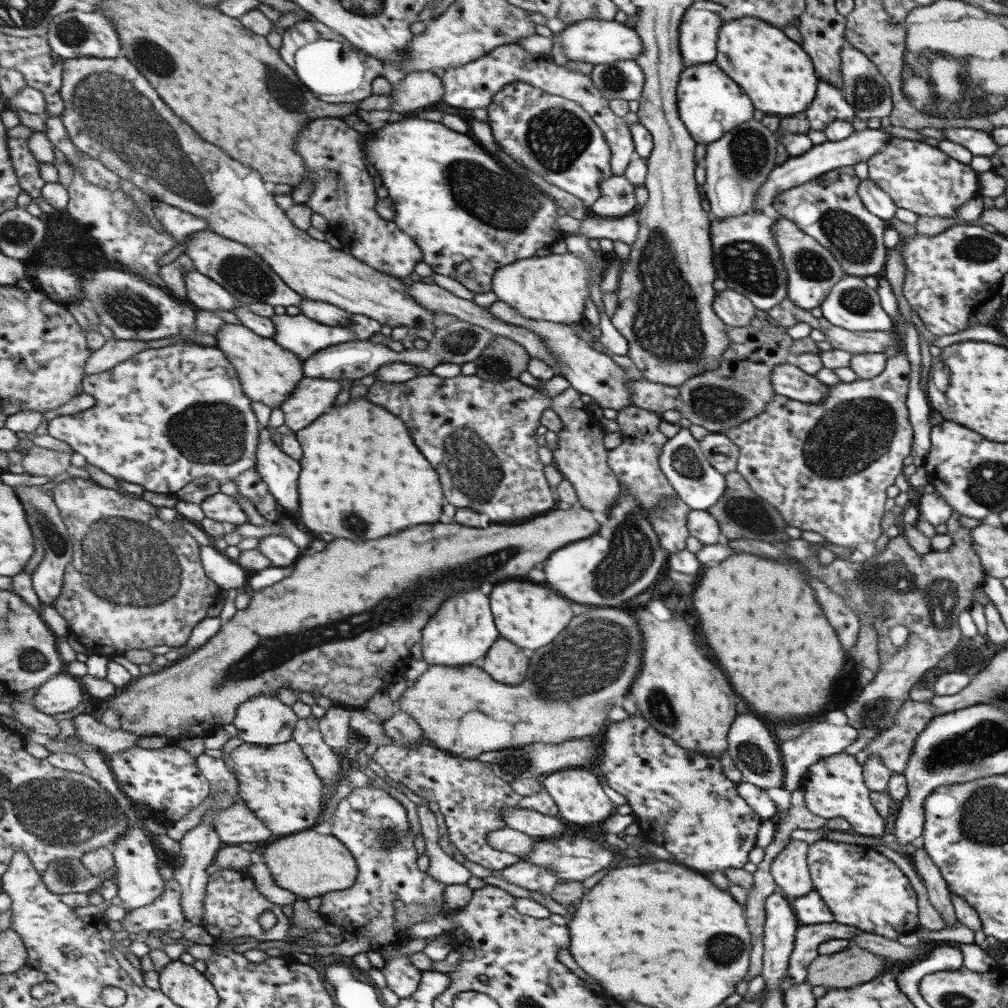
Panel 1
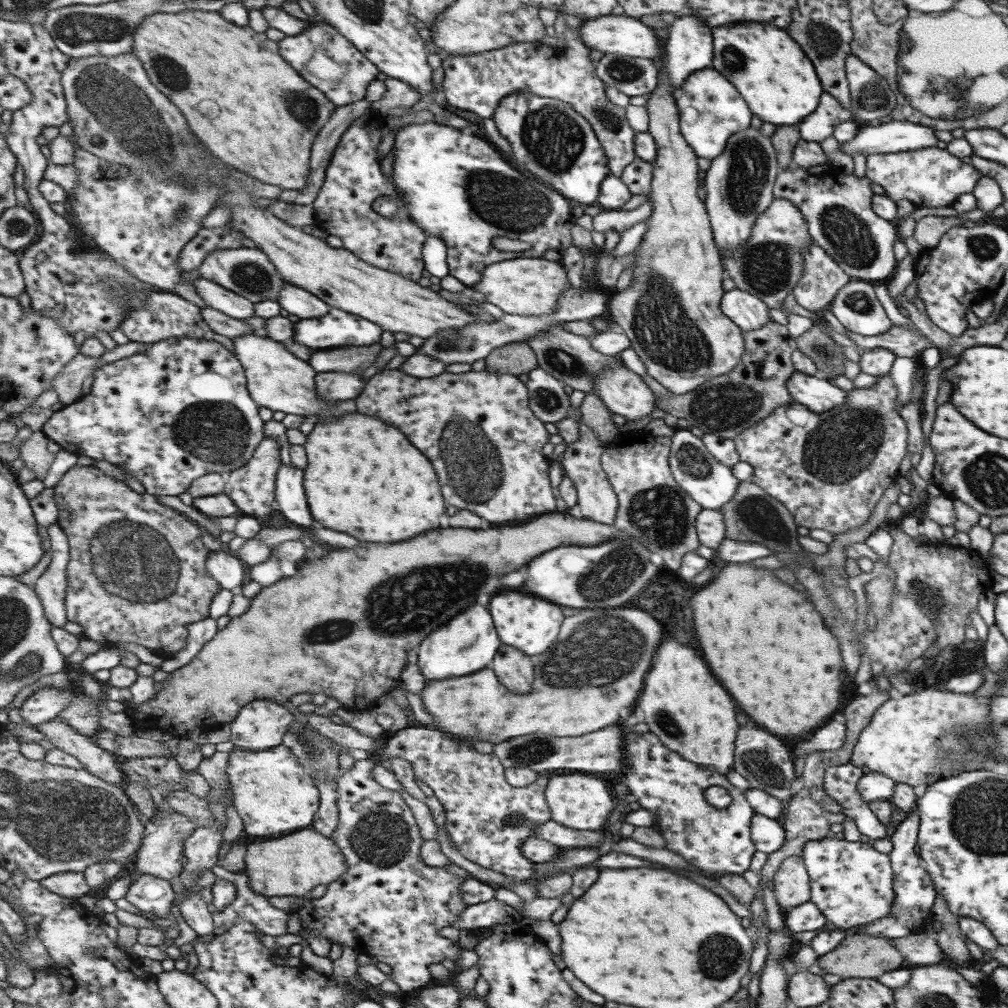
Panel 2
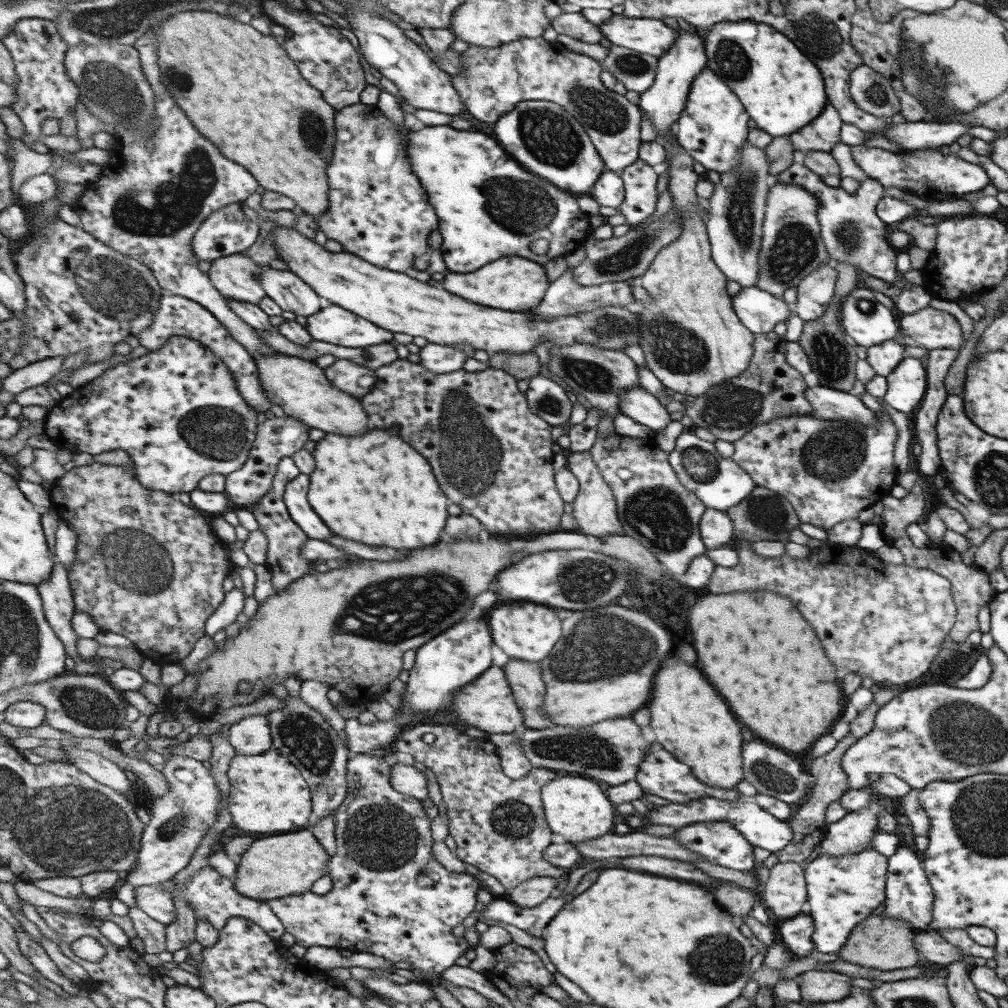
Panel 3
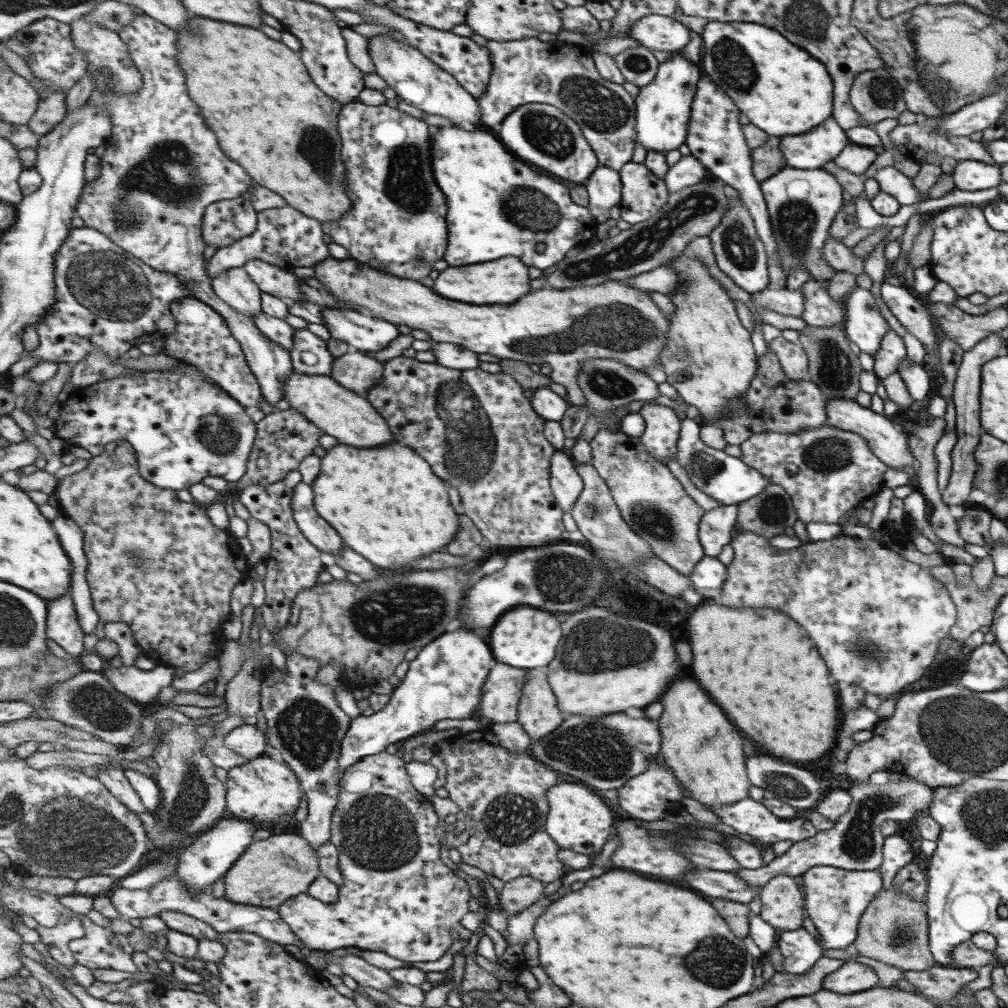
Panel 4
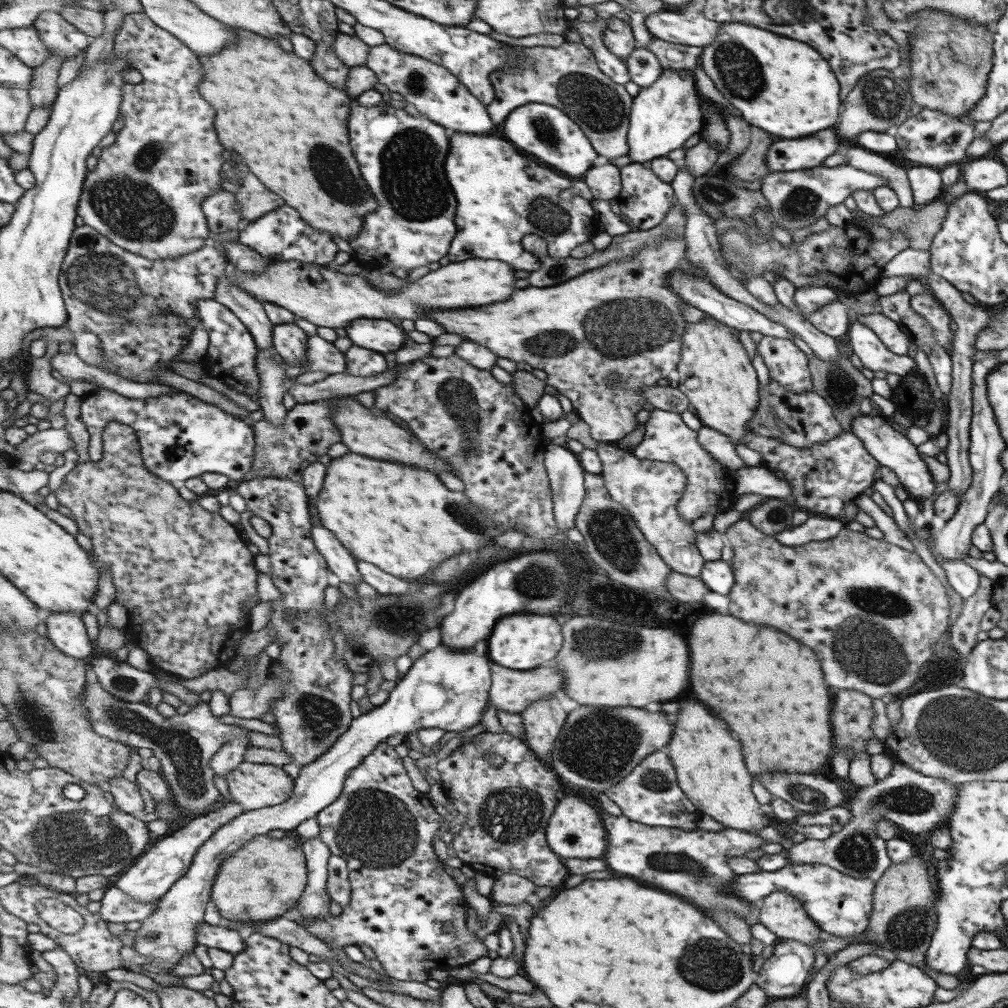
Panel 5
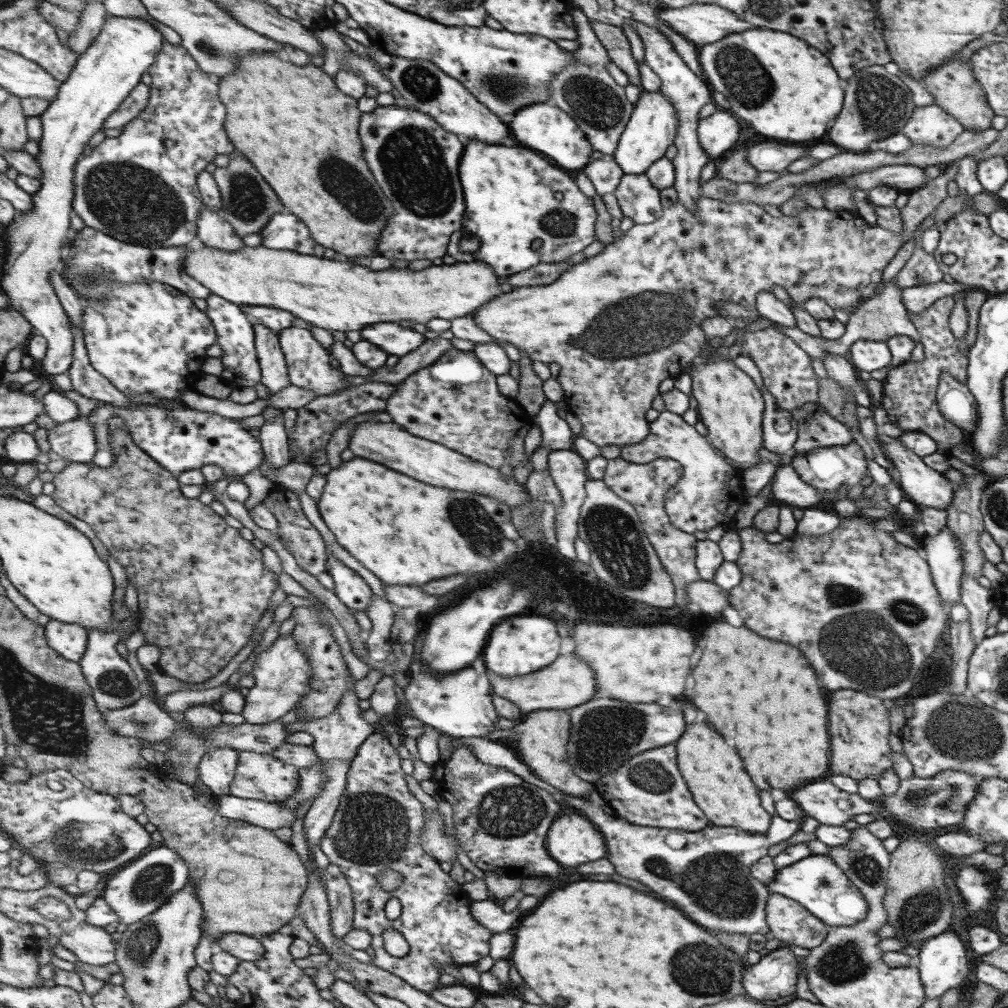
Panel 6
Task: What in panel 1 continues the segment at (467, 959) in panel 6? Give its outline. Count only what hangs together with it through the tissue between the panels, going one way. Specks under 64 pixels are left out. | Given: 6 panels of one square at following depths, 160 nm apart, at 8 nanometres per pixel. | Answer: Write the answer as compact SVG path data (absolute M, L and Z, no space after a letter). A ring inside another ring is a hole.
M368 785L367 787L353 789L338 804L333 820L331 834L341 839L341 842L344 842L354 854L357 859L357 866L359 866L360 876L357 877L356 884L352 888L323 895L319 912L327 920L327 923L331 922L331 924L342 926L347 933L354 936L367 937L371 940L370 945L373 951L383 957L389 956L390 959L386 961L381 969L387 979L388 988L401 999L411 998L420 989L424 971L412 963L410 956L413 953L397 953L397 950L401 950L403 944L412 939L408 935L410 926L398 926L398 922L396 922L397 906L401 902L410 905L421 903L428 907L438 908L440 912L445 913L444 898L447 897L445 894L447 884L433 878L429 872L417 868L417 860L419 860L420 855L415 850L415 834L411 831L407 810L403 808L399 800L393 798L381 787Z

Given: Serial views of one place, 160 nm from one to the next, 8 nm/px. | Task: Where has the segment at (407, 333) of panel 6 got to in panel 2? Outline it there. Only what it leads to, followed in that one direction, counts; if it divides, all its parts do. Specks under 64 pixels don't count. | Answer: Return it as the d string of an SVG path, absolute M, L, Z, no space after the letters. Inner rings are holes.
M333 308L323 318L297 321L292 339L303 346L322 350L333 346L371 346L381 340L381 334L383 328L375 322Z

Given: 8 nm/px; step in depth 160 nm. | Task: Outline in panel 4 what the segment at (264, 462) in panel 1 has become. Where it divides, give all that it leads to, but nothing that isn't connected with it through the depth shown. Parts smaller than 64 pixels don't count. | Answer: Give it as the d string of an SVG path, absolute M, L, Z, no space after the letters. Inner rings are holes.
M301 481L295 489L292 500L294 517L303 534L318 546L322 552L336 555L344 547L343 538L315 508L313 487Z

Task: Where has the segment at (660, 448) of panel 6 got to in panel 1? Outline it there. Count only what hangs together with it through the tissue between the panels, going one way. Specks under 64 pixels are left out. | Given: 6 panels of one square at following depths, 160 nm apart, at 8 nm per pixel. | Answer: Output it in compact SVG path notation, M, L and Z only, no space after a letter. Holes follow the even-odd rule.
M501 300L491 303L486 309L507 324L522 326L536 332L546 342L553 356L557 359L562 376L570 383L572 388L581 391L581 394L593 396L597 404L603 408L620 411L626 406L632 405L633 391L629 389L629 384L633 381L627 377L625 370L619 364L613 362L611 354L607 354L603 350L595 350L595 347L591 347L590 342L585 342L579 336L575 327L558 322L527 318L524 314L521 314L521 311Z

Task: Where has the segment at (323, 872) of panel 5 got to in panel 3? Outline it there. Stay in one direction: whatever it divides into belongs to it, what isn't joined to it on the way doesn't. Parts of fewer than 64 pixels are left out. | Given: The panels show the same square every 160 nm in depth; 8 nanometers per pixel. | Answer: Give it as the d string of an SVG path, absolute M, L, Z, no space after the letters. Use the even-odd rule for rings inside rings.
M293 457L282 458L274 480L274 487L251 508L264 535L268 538L268 559L265 565L273 573L273 586L277 594L290 587L293 582L297 582L297 579L305 577L316 565L302 555L303 545L310 539L310 536L292 519L284 501L287 483L297 478L300 473L300 468ZM287 695L282 701L285 707L269 713L273 747L300 768L301 774L312 788L314 809L308 826L312 828L324 816L335 814L348 797L348 760L351 752L339 738L339 732L323 718L321 712L307 706L300 697Z

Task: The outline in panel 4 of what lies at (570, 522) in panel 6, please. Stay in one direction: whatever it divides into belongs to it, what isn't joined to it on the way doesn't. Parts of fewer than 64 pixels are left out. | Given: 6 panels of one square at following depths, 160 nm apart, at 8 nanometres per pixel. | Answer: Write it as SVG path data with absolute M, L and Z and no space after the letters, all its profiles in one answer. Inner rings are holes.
M558 449L552 458L552 489L556 502L565 512L571 512L584 489L584 480L576 463L566 450Z

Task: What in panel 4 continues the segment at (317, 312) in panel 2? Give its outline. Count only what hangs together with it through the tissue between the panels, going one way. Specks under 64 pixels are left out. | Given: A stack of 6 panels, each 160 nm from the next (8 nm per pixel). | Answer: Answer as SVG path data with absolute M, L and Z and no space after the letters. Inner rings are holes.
M264 260L249 261L245 266L252 279L260 286L262 292L281 297L289 303L302 300L304 294L301 288L301 279L292 271Z

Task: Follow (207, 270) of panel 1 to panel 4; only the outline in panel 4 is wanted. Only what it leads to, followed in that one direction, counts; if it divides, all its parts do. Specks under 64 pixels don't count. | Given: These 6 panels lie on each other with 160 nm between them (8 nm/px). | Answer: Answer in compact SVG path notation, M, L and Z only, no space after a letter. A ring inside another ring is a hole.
M245 267L232 268L212 280L215 292L236 311L251 317L262 313L262 290Z

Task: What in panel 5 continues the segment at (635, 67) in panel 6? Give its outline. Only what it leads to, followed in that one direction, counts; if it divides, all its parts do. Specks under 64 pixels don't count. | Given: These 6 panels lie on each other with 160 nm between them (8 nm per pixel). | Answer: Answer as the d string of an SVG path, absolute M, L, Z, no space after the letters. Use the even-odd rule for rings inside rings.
M616 17L608 19L608 27L602 34L602 40L606 48L624 63L637 48L633 28L631 28L629 21L620 20Z

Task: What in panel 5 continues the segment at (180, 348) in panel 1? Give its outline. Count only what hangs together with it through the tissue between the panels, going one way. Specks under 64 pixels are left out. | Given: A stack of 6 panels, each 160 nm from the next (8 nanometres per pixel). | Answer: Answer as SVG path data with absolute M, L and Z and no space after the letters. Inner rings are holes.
M103 389L95 396L83 398L81 406L81 420L90 432L88 453L91 461L100 461L104 457L104 432L108 424L121 422L136 430L148 469L167 482L186 482L206 472L224 474L231 480L242 482L253 470L256 453L254 428L243 417L185 391L140 399Z

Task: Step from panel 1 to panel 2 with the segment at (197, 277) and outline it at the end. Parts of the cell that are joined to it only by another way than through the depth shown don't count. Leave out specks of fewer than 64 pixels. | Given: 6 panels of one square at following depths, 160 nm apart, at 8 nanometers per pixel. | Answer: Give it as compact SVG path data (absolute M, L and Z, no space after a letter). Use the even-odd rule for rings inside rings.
M202 276L193 283L197 287L197 292L201 295L202 300L209 307L241 320L256 315L256 303L251 302L243 295Z

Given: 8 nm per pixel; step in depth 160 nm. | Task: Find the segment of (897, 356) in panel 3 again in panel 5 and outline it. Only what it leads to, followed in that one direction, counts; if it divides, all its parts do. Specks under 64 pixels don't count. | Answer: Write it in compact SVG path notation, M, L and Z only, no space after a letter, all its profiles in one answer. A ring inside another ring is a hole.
M870 313L860 317L865 326L868 326L885 348L893 354L907 355L910 348L910 338L907 338L895 322L879 313Z

